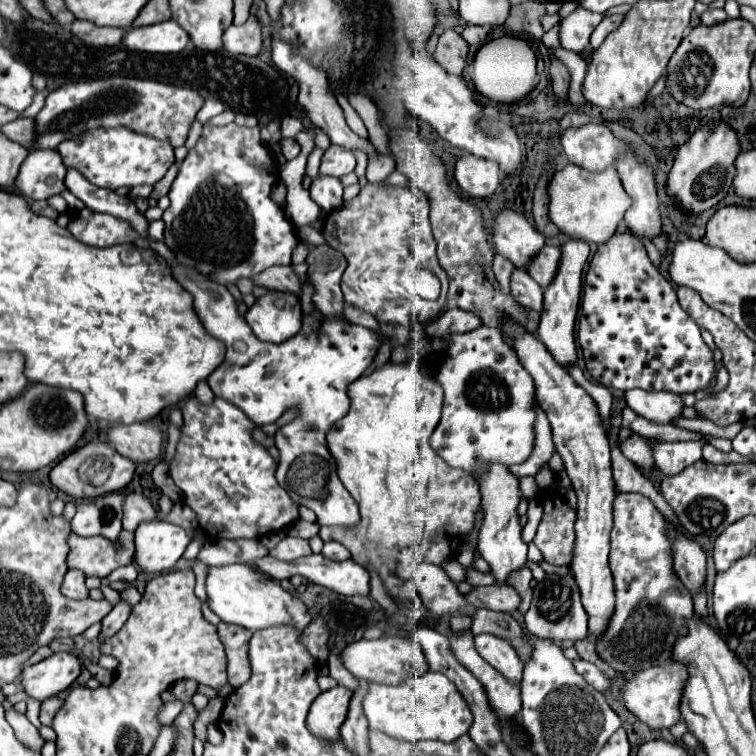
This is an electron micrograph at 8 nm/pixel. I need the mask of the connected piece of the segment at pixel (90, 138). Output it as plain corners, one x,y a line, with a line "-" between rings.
125,127
117,129
95,129
85,131
79,137
67,139
57,147
65,167
77,169
85,179
97,187
119,189
119,187
135,187
135,185
155,185
167,169
175,163
173,147
167,141
151,139
147,135
135,135

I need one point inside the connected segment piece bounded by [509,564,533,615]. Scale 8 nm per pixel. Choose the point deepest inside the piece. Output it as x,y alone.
520,580

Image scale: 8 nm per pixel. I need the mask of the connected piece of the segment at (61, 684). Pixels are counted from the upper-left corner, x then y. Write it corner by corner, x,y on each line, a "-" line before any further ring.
55,653
35,665
29,665
19,675
23,691
39,703
59,695
79,677
81,663
71,653

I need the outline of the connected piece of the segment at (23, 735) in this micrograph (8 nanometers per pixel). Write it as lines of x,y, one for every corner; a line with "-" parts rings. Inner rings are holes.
11,709
11,711
7,713
7,721
9,721
9,725
13,727
15,737
17,737
25,747
29,747
29,749
33,749
33,751
41,751
41,747
43,747
45,741
43,741
43,737
39,735
37,727
33,727
25,715
21,715
21,713
17,713
15,709

